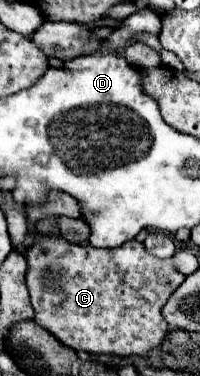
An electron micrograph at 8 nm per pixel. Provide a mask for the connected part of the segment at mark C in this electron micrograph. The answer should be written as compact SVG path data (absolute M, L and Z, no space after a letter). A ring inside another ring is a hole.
M48 234L48 236L42 236L38 238L28 250L26 250L26 260L28 260L28 272L26 272L26 286L30 290L30 298L32 298L32 306L36 310L36 318L38 324L42 328L46 328L48 332L52 332L62 344L66 344L68 348L72 350L84 350L84 352L90 352L90 354L116 354L116 356L146 356L146 352L150 348L156 348L158 344L162 344L164 336L168 334L168 324L166 320L162 318L162 306L166 304L168 296L174 292L174 288L178 288L182 282L184 282L184 274L180 274L172 262L172 258L166 258L166 260L158 260L154 256L150 256L146 250L144 250L144 244L138 242L138 240L130 240L126 244L122 244L120 248L94 248L90 244L70 244L66 242L62 236L54 236L54 234Z

